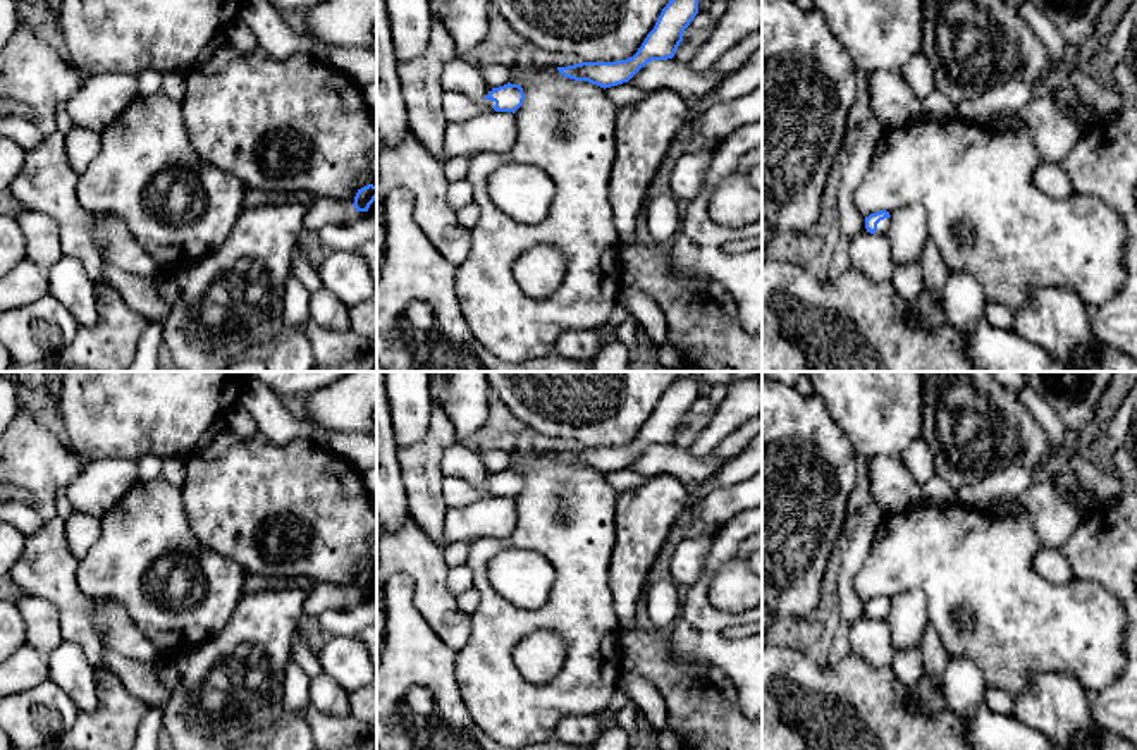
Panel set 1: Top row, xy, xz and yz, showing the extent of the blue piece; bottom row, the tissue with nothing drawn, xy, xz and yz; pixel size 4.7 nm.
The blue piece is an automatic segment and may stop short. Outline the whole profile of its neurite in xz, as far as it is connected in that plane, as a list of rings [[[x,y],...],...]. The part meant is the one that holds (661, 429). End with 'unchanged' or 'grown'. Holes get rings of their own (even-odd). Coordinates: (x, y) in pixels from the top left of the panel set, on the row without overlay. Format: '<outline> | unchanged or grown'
[[[691,373],[678,377],[662,394],[654,415],[647,420],[638,437],[616,447],[581,447],[557,456],[575,466],[588,466],[600,473],[628,468],[642,452],[652,446],[673,444],[683,418],[698,399],[698,384]]] | unchanged

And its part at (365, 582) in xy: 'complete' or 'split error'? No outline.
complete

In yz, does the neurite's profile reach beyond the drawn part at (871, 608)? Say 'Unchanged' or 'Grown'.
Grown

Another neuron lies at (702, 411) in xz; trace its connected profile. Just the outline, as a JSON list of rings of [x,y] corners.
[[[698,397],[690,411],[683,418],[683,427],[679,428],[674,446],[690,449],[698,433],[709,425],[714,418],[716,409],[710,403],[710,397]]]

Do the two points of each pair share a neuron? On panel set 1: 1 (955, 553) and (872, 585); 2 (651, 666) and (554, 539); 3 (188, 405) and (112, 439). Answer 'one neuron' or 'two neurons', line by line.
1: one neuron
2: two neurons
3: one neuron

